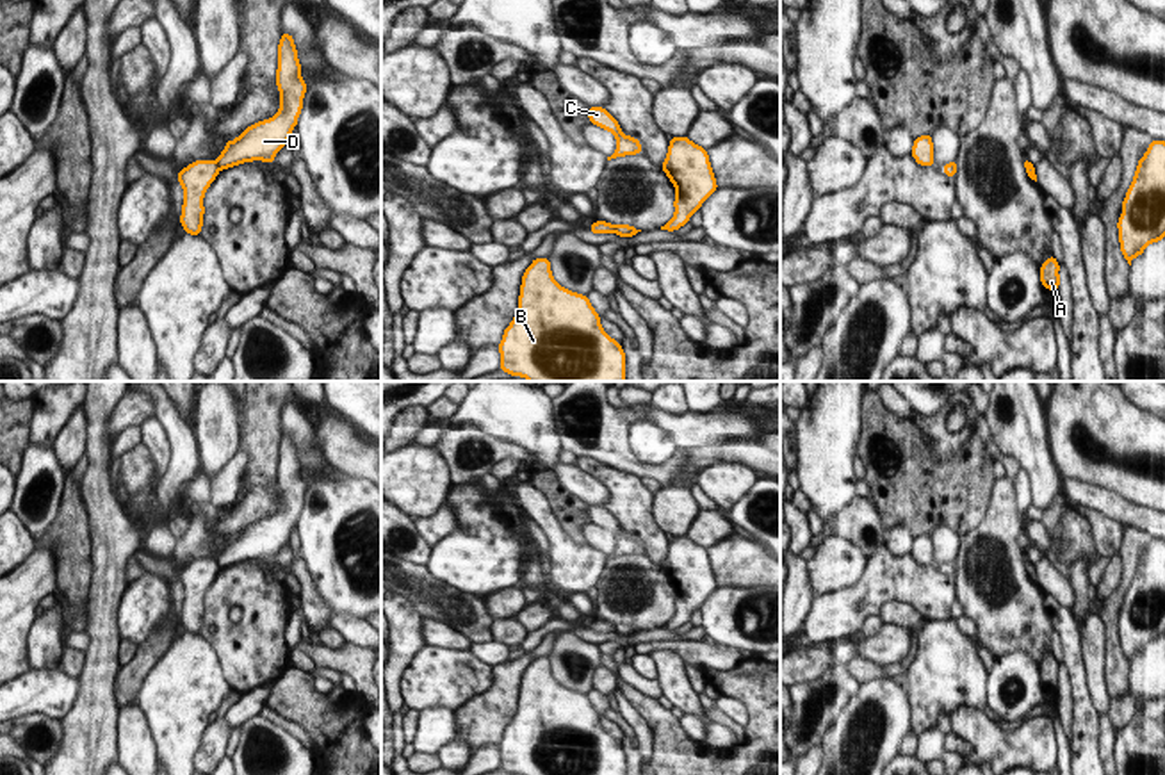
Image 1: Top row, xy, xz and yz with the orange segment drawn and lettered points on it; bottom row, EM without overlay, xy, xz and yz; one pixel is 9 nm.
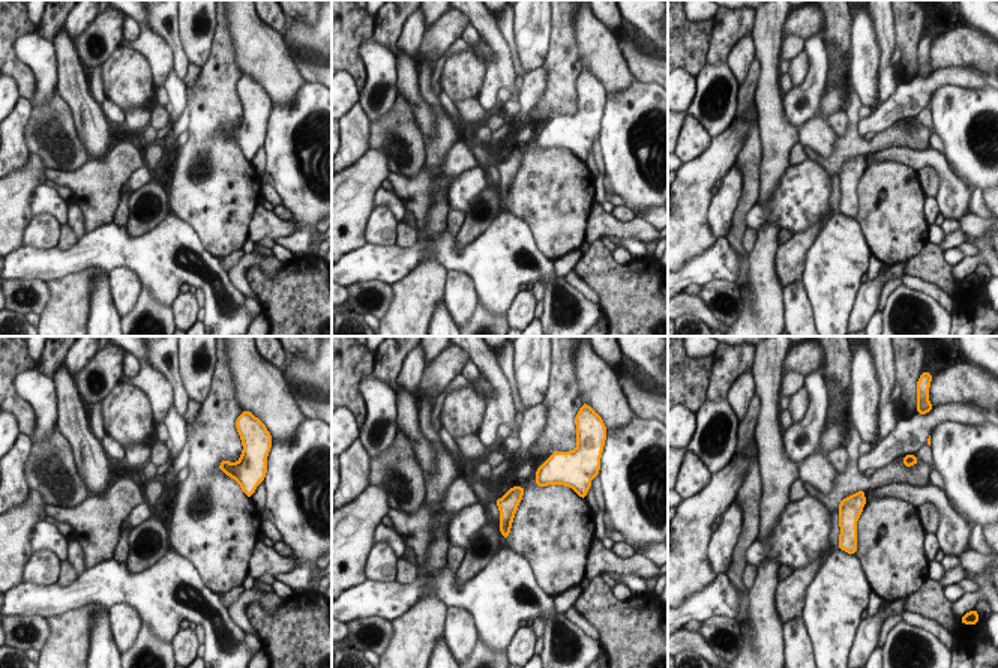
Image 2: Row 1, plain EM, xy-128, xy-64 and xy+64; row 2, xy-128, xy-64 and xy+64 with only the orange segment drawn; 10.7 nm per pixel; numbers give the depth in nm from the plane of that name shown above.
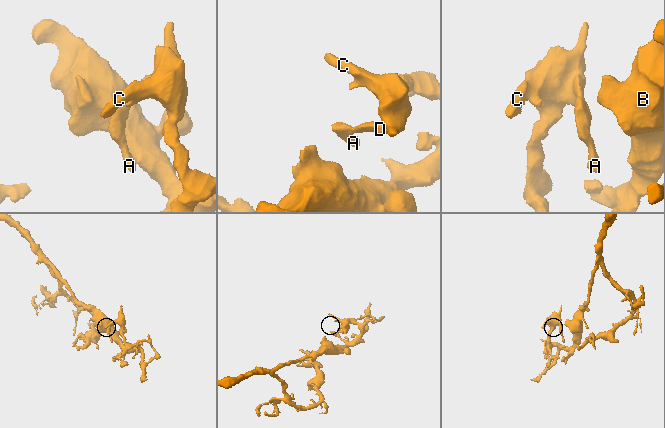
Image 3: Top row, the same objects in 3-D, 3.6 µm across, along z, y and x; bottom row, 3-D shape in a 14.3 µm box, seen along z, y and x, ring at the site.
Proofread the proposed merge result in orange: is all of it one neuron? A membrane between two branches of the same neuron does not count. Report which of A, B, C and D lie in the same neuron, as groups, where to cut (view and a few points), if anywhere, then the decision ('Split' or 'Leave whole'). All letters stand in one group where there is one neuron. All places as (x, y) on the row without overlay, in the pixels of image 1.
Groups: A / B C D. Split along xy (216, 560), (219, 567). Split.

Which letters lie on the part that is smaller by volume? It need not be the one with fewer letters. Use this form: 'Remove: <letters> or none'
Remove: A

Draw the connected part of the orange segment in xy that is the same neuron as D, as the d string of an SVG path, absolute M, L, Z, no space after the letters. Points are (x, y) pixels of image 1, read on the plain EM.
M281 433L278 453L276 485L281 495L278 513L248 526L235 540L226 540L226 547L216 559L219 568L251 559L273 563L274 554L289 542L308 485L301 477L301 463L290 433Z

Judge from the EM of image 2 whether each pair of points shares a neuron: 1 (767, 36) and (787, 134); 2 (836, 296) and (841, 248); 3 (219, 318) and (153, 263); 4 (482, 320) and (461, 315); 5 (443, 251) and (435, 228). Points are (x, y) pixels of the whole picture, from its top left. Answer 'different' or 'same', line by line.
1: same
2: same
3: same
4: different
5: different

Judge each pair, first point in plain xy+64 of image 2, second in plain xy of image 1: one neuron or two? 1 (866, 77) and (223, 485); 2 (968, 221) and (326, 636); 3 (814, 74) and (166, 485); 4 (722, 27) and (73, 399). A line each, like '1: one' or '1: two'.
1: two
2: one
3: two
4: one

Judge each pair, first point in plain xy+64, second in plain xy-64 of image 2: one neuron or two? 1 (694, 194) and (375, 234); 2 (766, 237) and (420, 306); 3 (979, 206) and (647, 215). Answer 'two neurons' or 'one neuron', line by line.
1: two neurons
2: one neuron
3: one neuron

